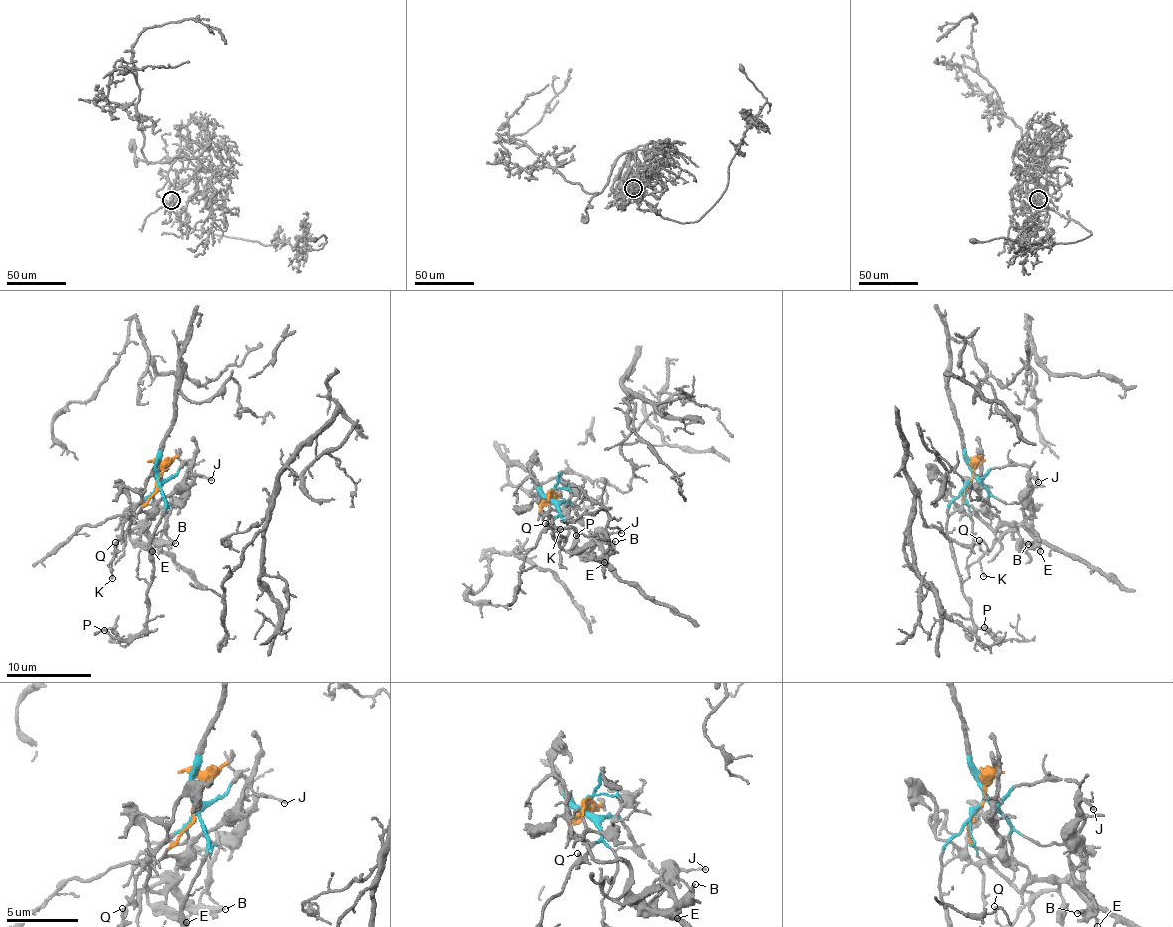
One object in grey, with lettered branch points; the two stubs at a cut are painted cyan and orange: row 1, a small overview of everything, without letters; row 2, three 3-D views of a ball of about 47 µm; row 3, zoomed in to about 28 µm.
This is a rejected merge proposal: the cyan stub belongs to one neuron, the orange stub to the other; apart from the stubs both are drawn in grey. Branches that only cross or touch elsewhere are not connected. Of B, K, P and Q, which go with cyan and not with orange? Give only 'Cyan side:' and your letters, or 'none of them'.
Cyan side: P

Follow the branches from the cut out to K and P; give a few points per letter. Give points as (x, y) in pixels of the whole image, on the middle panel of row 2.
K: (550, 495), (552, 522), (571, 526), (573, 547), (562, 549), (553, 537), (553, 525), (561, 530)
P: (550, 495), (561, 473), (561, 480), (581, 487), (607, 512), (605, 540), (575, 535)

